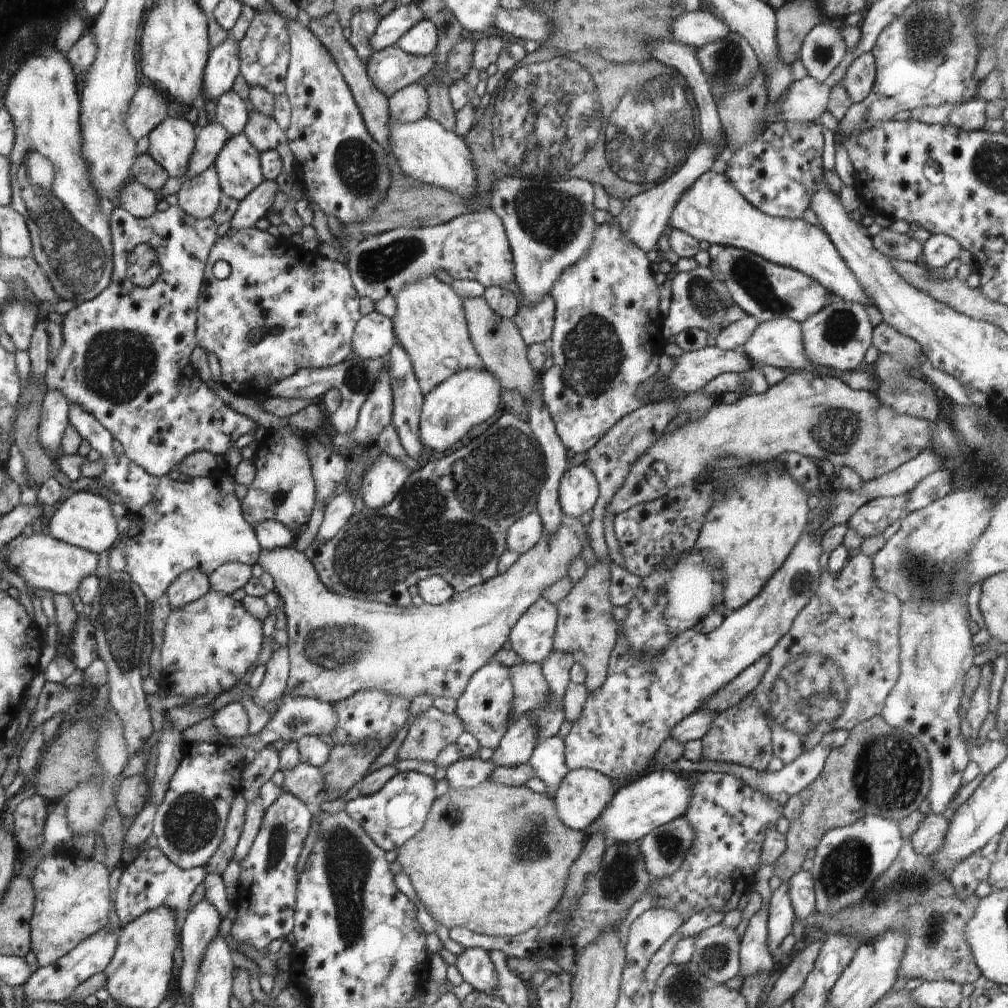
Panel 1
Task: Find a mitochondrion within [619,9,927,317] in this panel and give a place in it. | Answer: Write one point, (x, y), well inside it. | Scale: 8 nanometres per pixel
(750, 276)

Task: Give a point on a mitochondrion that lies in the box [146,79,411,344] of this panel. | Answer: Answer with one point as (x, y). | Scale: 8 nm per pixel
(358, 170)

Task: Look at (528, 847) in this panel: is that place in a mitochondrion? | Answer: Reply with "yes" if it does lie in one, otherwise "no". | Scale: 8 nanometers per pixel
yes

